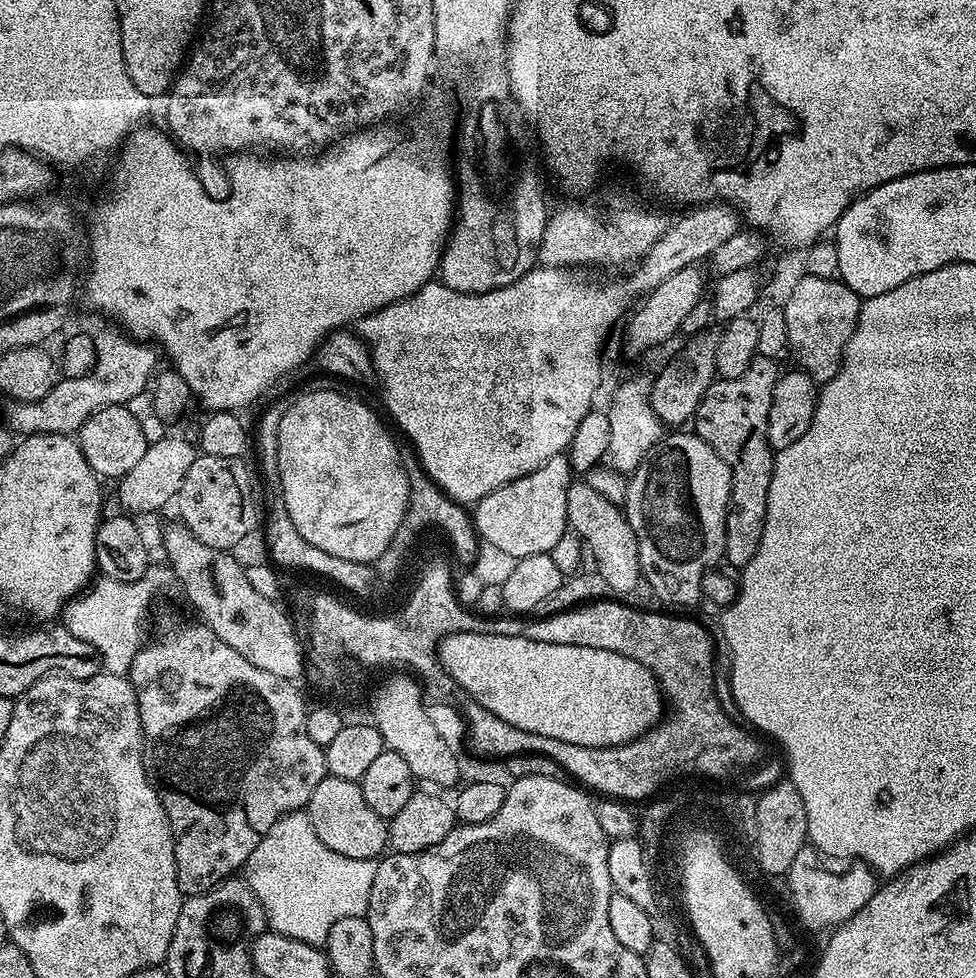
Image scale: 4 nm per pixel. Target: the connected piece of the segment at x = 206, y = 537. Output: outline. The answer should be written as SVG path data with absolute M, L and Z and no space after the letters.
M203 454L197 455L196 461L193 462L193 466L190 467L190 470L186 473L186 478L182 481L181 489L178 490L175 499L174 507L176 506L177 510L180 511L180 516L178 516L179 523L183 524L189 532L194 534L194 538L198 538L202 542L206 542L206 546L211 548L222 548L225 550L235 549L235 544L240 544L252 531L257 531L258 528L258 516L256 520L256 500L258 504L258 496L252 493L252 476L248 473L248 468L244 465L245 461L241 458L218 458L217 456L206 456Z

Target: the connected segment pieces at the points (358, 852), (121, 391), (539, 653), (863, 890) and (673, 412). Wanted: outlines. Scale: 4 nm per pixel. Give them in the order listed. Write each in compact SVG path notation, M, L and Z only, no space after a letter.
M325 776L322 782L318 782L314 794L310 794L306 811L310 826L314 826L314 834L318 834L318 838L322 838L322 843L330 846L334 854L342 854L346 858L376 860L383 857L389 847L385 817L370 810L370 802L366 802L360 785L355 780Z
M123 330L95 333L96 361L82 378L60 378L52 385L46 398L34 402L14 400L5 403L3 423L13 433L25 436L58 434L72 436L98 410L115 404L131 405L135 396L145 395L154 373L157 371L158 352L151 343L141 342Z
M452 632L445 636L438 645L438 659L441 668L450 674L450 678L456 682L464 693L478 706L486 706L490 714L498 714L502 722L510 726L518 726L518 730L538 734L542 738L558 738L558 742L570 742L574 746L590 746L591 748L609 748L619 744L630 744L639 736L644 736L651 728L655 728L662 719L662 713L666 708L664 694L660 690L660 683L656 676L642 662L634 658L626 658L614 650L602 650L601 648L591 648L590 646L558 646L550 642L534 642L530 638L521 636L507 636L506 634L486 634L485 632Z
M805 846L798 850L790 870L786 873L788 880L788 892L792 895L792 904L796 907L796 916L808 928L828 928L835 930L845 924L870 898L874 898L878 887L877 873L873 872L863 862L853 863L849 872L839 876L828 868L823 868L818 861L818 853L815 848Z
M713 326L698 330L698 334L687 337L684 345L665 362L660 373L655 373L652 389L648 395L654 414L665 426L684 426L695 417L698 402L702 402L702 394L717 379L715 356L718 354L720 328Z

